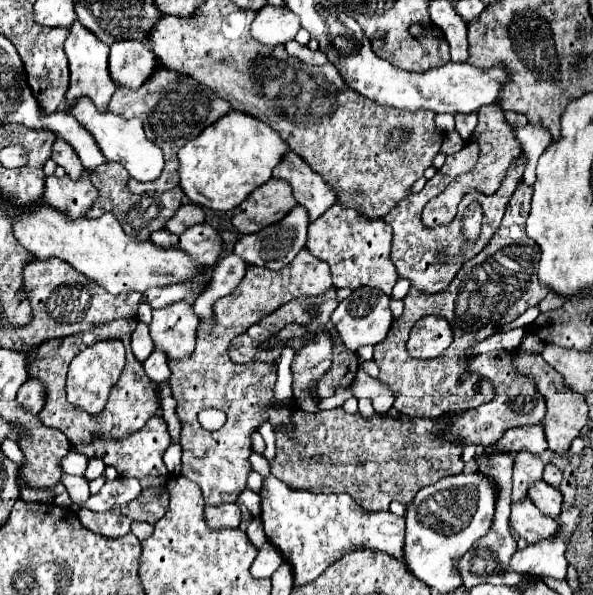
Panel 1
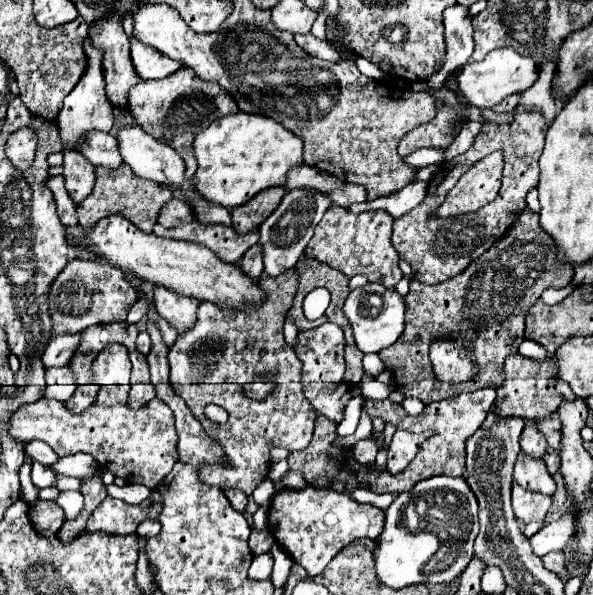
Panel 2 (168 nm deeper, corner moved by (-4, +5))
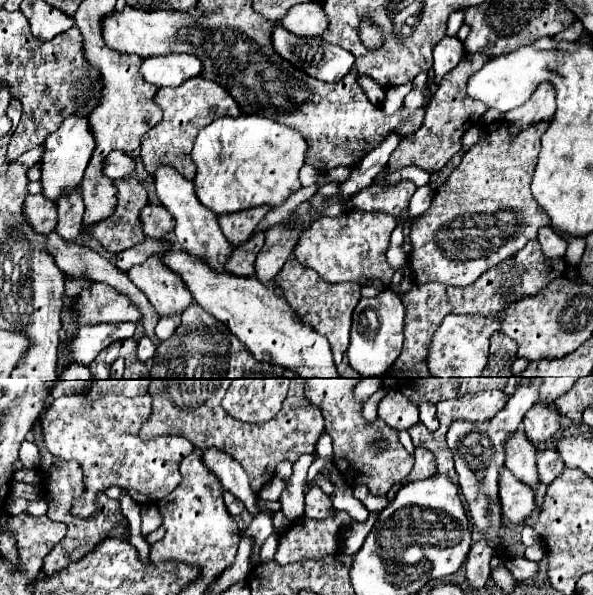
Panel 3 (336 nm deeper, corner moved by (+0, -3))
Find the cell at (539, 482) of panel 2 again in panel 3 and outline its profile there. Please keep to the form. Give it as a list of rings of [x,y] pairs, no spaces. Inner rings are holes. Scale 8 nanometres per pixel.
[[[522,430],[516,432],[506,444],[506,468],[526,486],[538,484],[536,470],[536,446],[522,436]]]

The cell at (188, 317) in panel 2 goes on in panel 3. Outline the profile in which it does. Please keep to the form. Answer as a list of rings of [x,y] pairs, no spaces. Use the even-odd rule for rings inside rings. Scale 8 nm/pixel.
[[[154,254],[144,264],[130,268],[128,276],[148,296],[160,318],[180,316],[194,302],[180,276],[162,264],[160,254]]]

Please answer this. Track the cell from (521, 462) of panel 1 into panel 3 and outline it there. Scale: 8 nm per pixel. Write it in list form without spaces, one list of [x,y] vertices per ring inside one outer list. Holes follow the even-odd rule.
[[[532,406],[524,416],[524,434],[532,444],[546,444],[560,428],[560,412],[548,406]]]

